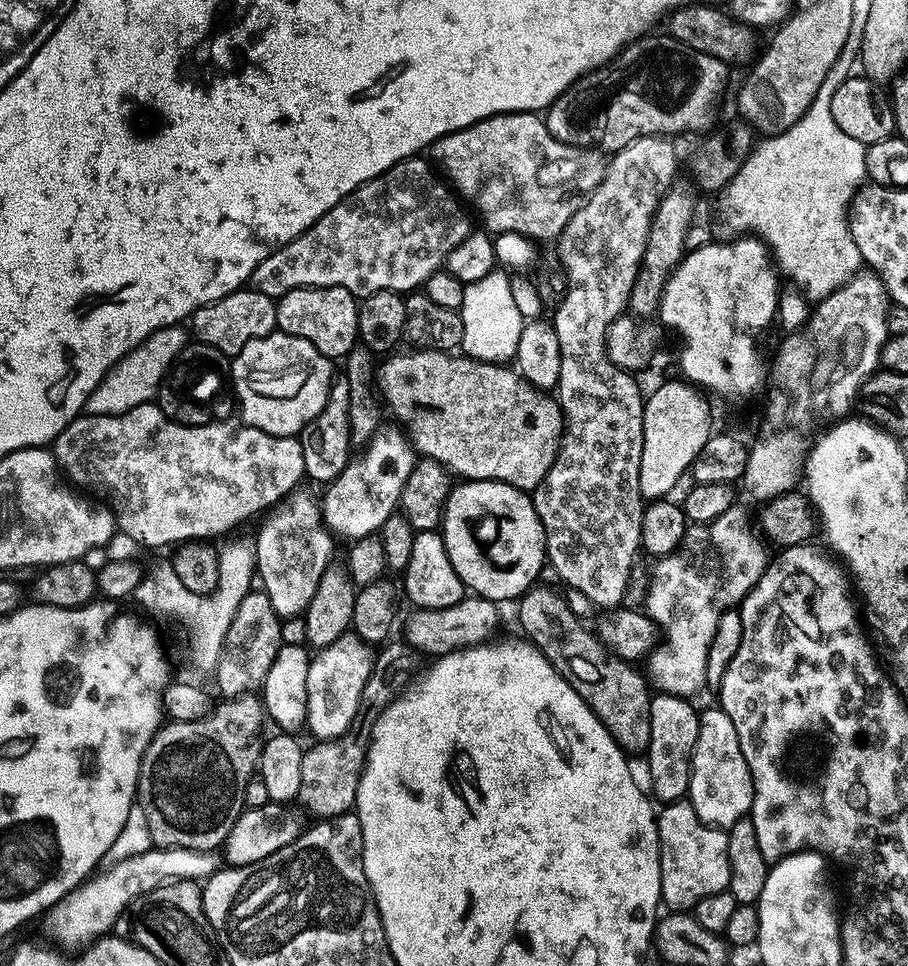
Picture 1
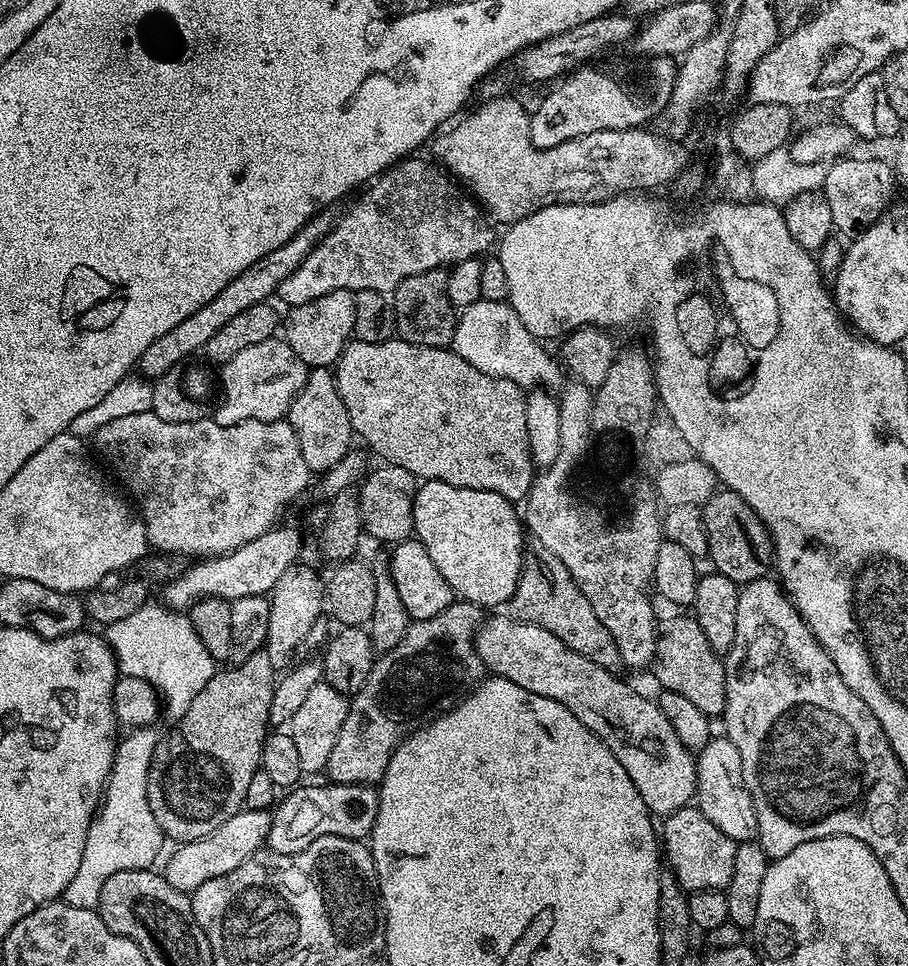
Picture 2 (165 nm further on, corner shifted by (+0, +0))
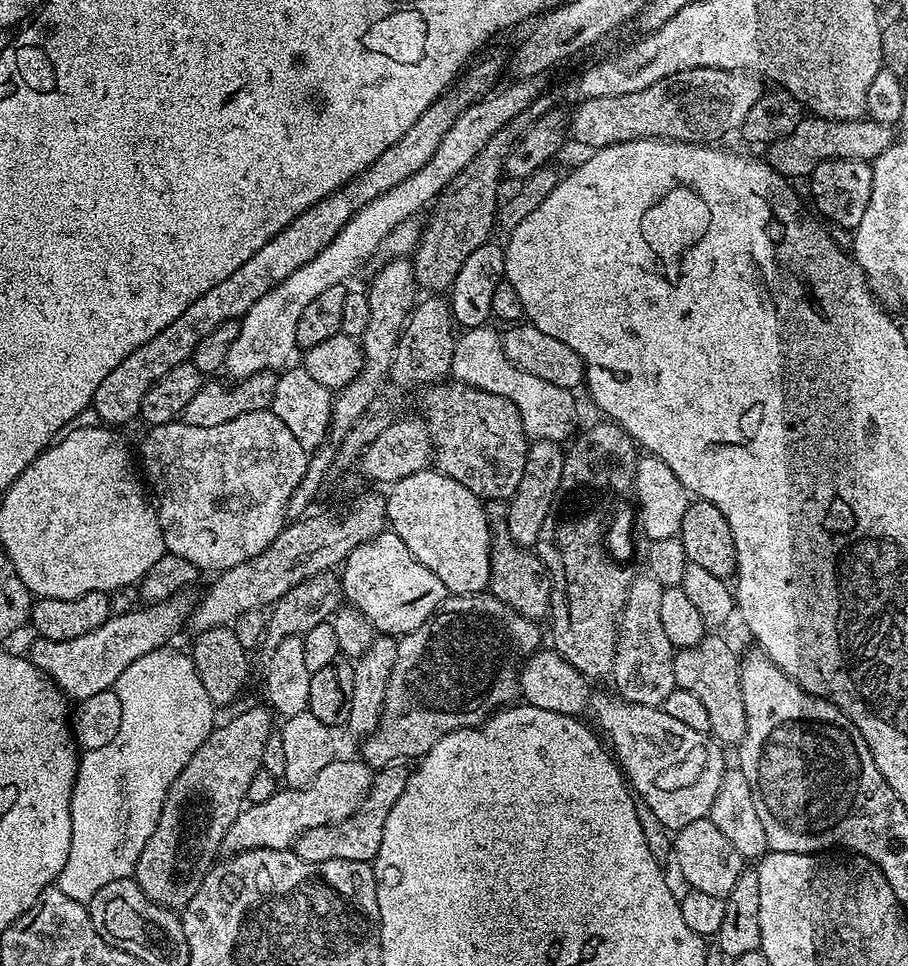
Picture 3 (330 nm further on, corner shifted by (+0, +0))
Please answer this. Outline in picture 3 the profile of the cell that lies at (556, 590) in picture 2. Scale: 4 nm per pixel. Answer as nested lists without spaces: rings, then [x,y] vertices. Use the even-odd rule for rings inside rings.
[[[490,500],[484,505],[484,513],[488,515],[488,530],[492,535],[490,550],[490,578],[488,588],[491,595],[497,596],[506,606],[518,610],[526,618],[540,622],[549,615],[549,604],[552,598],[552,583],[548,580],[548,572],[535,551],[525,545],[516,544],[510,538],[508,529],[508,505],[503,500]]]

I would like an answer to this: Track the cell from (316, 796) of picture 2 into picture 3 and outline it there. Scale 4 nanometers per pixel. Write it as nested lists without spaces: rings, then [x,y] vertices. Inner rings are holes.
[[[407,763],[387,764],[372,777],[372,788],[362,806],[350,818],[337,824],[318,826],[314,830],[306,830],[296,839],[294,851],[298,858],[306,862],[326,862],[327,860],[367,860],[376,859],[378,846],[382,846],[382,830],[386,830],[386,818],[390,810],[394,810],[394,802],[398,802],[402,790],[406,790],[406,782],[410,768]]]

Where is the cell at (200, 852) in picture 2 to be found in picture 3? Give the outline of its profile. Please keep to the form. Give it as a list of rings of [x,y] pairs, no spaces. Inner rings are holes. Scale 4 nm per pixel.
[[[334,758],[326,765],[318,778],[305,788],[285,787],[276,791],[266,802],[248,804],[234,818],[230,830],[226,830],[223,851],[228,854],[249,852],[255,848],[270,850],[288,850],[306,830],[318,826],[337,824],[350,818],[362,806],[372,788],[373,769],[363,759],[340,760]]]

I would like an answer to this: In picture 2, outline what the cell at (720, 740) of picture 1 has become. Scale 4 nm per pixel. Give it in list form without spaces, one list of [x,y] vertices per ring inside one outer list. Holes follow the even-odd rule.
[[[717,735],[709,740],[706,747],[699,749],[696,756],[696,795],[694,800],[700,812],[706,814],[706,818],[710,818],[710,822],[714,822],[714,826],[718,826],[718,830],[722,830],[722,834],[726,834],[726,838],[737,842],[752,842],[757,839],[758,818],[752,805],[752,795],[748,793],[748,787],[744,785],[742,778],[742,757],[738,754],[738,746],[734,746],[734,742],[730,742],[727,735]]]

